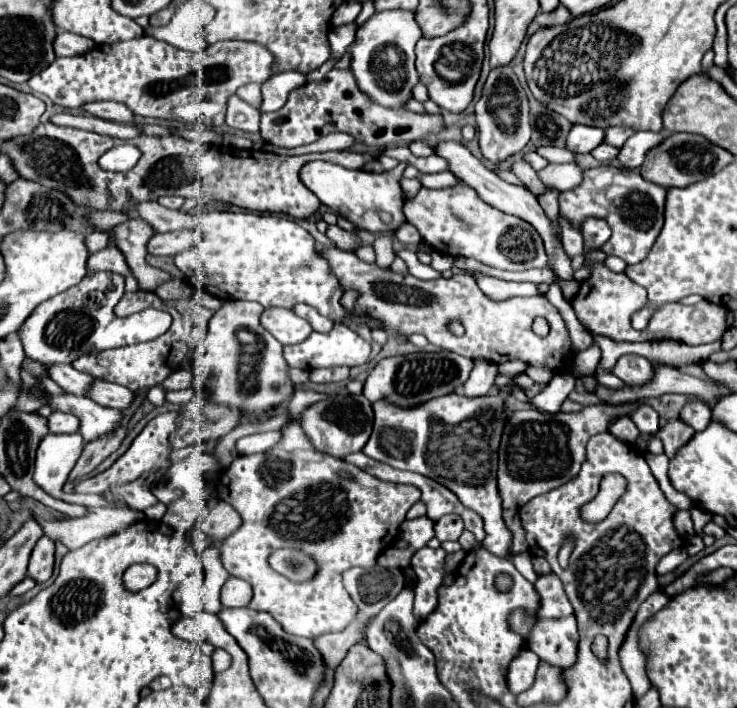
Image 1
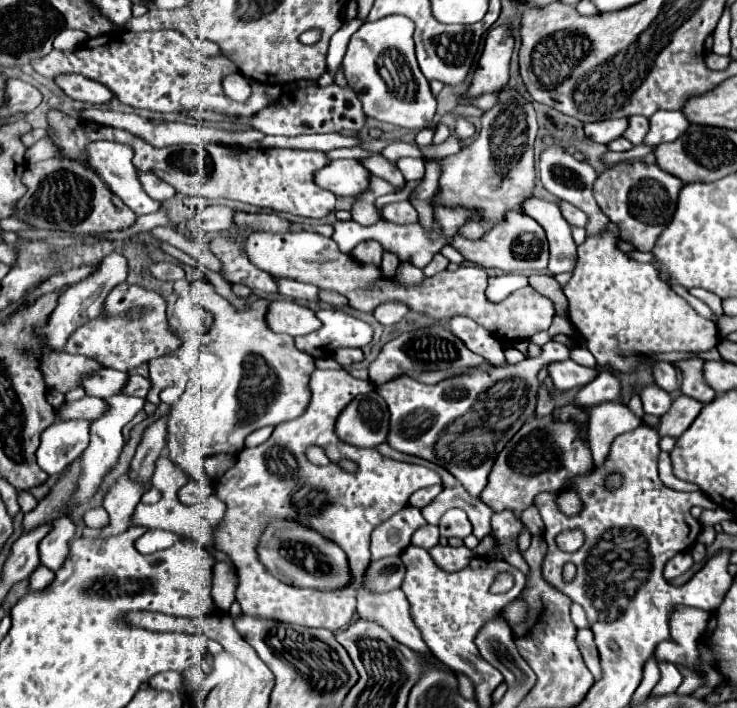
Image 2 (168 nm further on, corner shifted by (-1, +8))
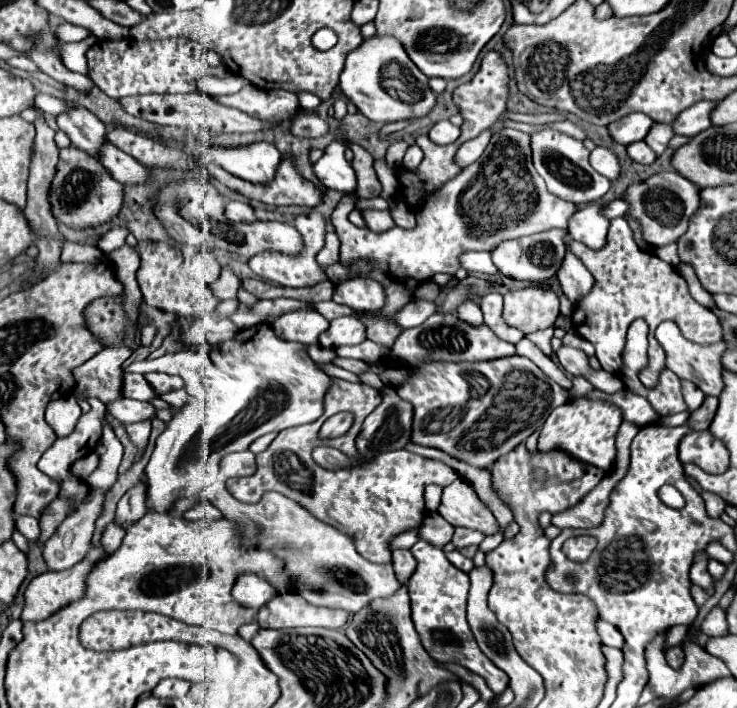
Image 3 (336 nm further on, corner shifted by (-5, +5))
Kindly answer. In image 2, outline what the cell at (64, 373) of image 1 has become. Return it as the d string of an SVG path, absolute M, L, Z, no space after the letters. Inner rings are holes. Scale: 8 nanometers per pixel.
M99 369L95 371L95 375L87 375L87 379L83 379L83 389L91 397L105 399L121 393L125 381L127 381L127 373L115 369Z

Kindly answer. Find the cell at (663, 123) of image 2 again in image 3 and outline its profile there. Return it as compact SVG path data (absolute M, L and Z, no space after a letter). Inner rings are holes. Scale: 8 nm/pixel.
M697 102L695 106L687 108L677 116L677 120L671 124L675 134L683 136L697 136L699 132L707 130L711 126L711 112L715 110L717 102Z

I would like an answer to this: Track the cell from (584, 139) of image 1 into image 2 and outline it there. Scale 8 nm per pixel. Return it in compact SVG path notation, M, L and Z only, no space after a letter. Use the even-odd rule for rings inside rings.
M607 119L607 121L595 121L583 125L585 135L595 143L609 143L623 135L627 129L627 119Z

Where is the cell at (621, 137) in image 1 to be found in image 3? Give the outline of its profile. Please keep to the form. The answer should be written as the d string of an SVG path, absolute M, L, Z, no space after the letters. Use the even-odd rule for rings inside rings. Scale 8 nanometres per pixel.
M655 124L651 130L649 130L649 134L647 134L647 138L645 138L645 142L661 156L665 150L667 150L667 144L669 144L669 140L675 136L675 132L671 130L671 126L667 124L667 126L663 126L663 124Z

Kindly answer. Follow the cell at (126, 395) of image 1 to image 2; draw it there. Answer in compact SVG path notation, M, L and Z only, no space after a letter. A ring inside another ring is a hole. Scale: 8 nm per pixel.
M131 373L129 379L127 379L127 391L123 391L123 393L125 395L133 395L133 397L145 397L147 391L149 391L149 387L151 387L149 379Z

